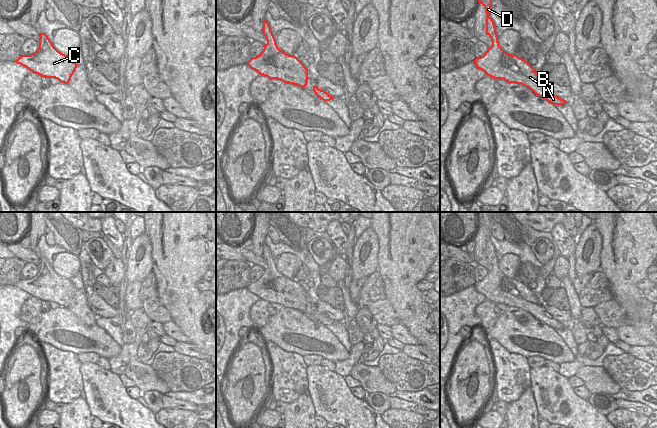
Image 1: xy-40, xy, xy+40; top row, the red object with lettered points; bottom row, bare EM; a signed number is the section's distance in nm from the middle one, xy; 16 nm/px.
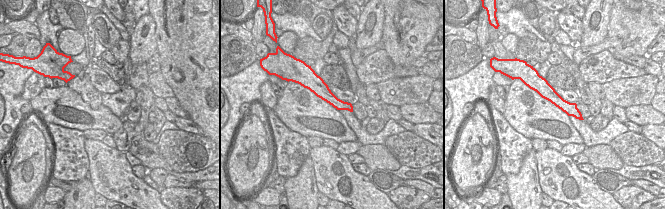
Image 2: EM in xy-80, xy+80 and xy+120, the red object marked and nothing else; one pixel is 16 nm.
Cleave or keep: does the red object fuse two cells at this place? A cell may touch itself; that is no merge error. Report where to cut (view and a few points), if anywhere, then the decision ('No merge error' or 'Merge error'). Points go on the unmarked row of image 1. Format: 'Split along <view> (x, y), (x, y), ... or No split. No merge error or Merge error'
No split. No merge error.

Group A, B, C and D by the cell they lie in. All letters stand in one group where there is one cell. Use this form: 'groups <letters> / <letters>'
groups A B C D

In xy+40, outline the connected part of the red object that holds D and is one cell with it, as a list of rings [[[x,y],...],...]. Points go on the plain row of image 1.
[[[476,212],[476,216],[478,227],[481,227],[486,235],[486,257],[492,265],[492,270],[485,278],[474,284],[476,291],[494,303],[521,308],[553,329],[568,327],[546,312],[542,301],[527,285],[517,279],[508,278],[502,273],[498,266],[494,245],[490,241],[492,223],[488,212]]]

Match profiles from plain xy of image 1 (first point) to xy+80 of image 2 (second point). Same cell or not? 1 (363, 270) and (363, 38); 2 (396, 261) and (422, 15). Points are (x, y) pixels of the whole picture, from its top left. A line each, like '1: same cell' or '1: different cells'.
1: same cell
2: same cell

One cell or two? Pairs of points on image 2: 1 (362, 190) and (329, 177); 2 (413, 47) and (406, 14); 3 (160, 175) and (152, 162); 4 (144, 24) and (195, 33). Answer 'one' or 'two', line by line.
1: one
2: one
3: two
4: two

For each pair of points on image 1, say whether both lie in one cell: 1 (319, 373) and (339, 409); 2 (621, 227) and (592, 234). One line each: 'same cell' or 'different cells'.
1: same cell
2: different cells

